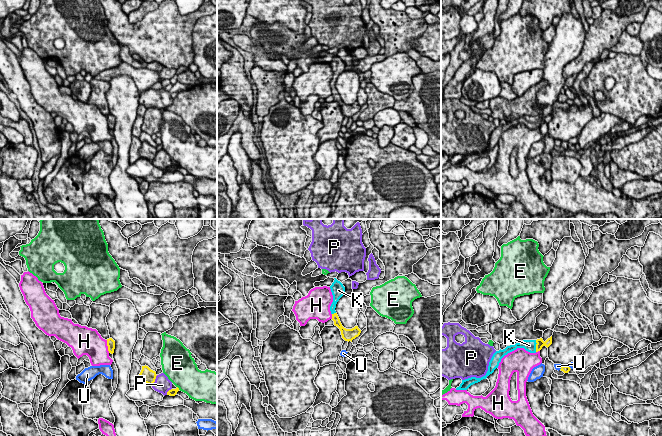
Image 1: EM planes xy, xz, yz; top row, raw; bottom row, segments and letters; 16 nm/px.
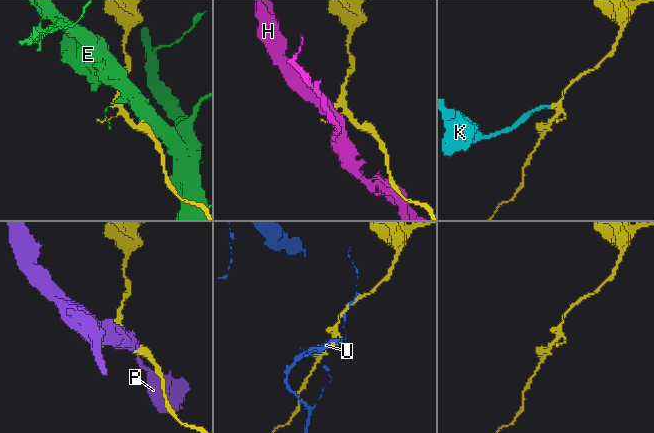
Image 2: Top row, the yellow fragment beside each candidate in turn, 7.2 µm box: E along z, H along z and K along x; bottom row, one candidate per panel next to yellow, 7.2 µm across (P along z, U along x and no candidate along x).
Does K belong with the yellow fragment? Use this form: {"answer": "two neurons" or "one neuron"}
{"answer": "one neuron"}

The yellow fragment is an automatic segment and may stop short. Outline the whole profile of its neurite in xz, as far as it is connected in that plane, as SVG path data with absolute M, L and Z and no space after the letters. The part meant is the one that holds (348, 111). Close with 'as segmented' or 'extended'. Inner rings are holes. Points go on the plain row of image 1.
M334 54L334 58L332 59L332 61L330 62L332 71L333 71L333 78L330 82L330 87L332 90L332 96L334 97L334 101L337 102L340 107L341 107L341 111L342 114L345 117L351 117L353 115L355 115L356 113L358 113L361 109L361 106L358 104L358 102L355 102L352 105L346 105L342 102L340 95L335 87L336 84L336 80L339 77L339 75L345 71L345 63L343 62L343 60L338 57L336 54Z | extended

